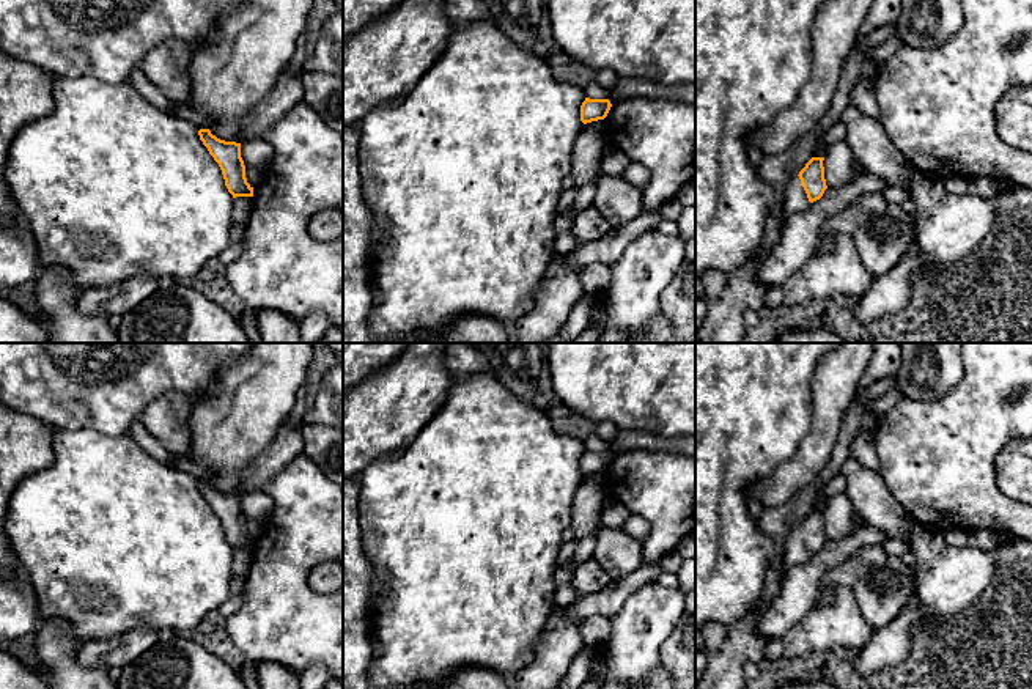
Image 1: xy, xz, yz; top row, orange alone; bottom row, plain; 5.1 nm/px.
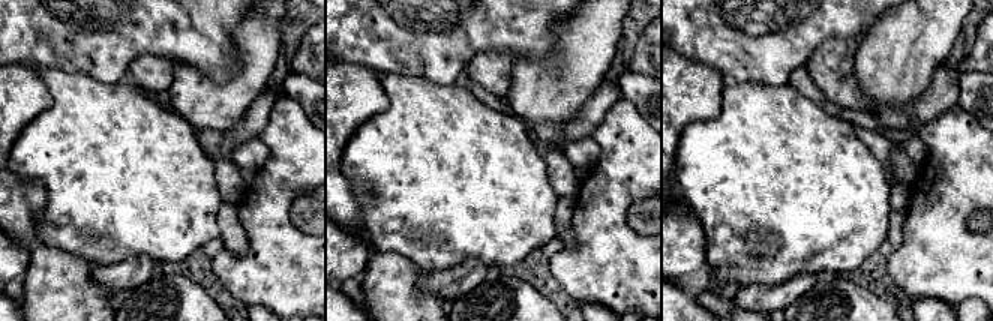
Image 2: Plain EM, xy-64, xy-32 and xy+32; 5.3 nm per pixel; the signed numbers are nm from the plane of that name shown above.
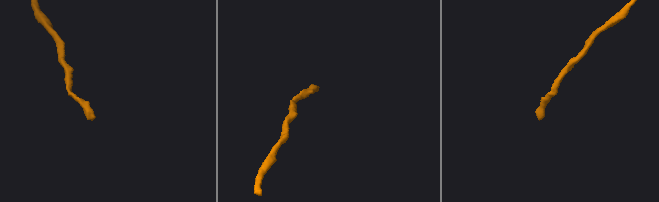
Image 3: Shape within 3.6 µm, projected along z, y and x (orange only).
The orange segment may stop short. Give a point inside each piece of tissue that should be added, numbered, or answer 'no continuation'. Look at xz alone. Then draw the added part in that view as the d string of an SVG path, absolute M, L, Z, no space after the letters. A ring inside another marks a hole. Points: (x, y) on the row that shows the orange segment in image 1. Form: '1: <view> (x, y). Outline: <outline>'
1: xz (593, 90). Outline: M590 82L585 88L585 98L590 99L609 99L610 96L610 88L604 88L596 82Z

